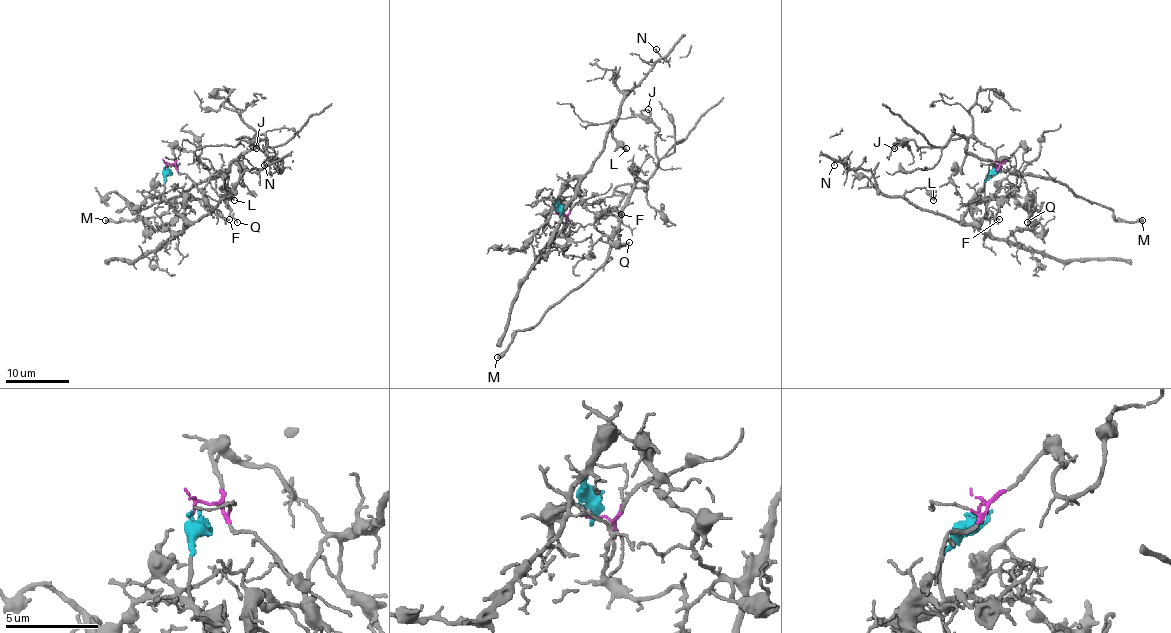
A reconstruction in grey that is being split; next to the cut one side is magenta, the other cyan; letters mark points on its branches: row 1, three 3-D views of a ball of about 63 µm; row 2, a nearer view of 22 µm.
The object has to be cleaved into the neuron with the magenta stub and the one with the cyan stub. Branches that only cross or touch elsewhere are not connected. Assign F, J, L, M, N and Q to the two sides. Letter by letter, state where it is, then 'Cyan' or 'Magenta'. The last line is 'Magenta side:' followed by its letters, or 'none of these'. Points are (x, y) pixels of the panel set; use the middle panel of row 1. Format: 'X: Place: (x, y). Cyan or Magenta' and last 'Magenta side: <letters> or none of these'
F: Place: (621, 214). Magenta
J: Place: (648, 109). Magenta
L: Place: (626, 148). Cyan
M: Place: (497, 357). Magenta
N: Place: (656, 49). Cyan
Q: Place: (629, 242). Magenta
Magenta side: F, J, M, Q

